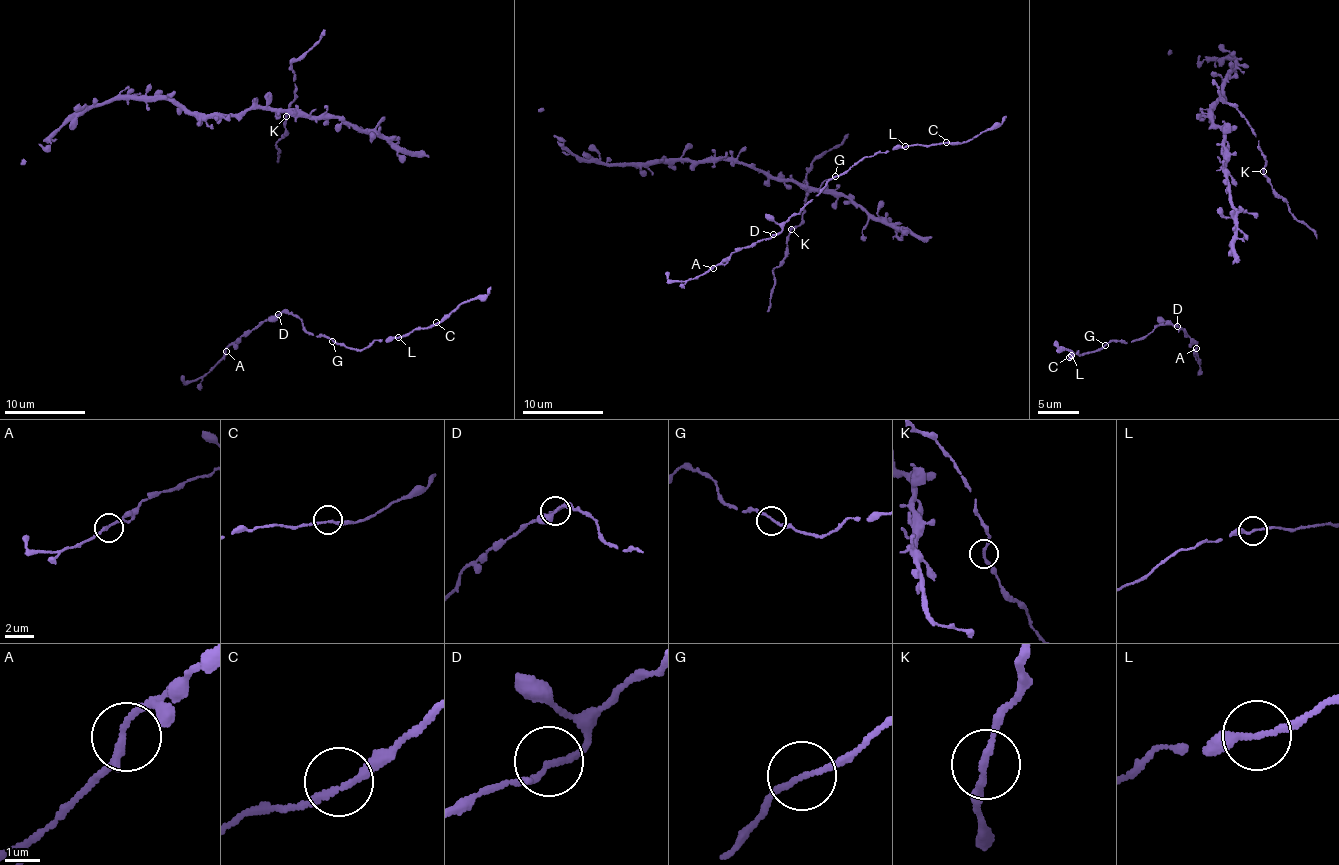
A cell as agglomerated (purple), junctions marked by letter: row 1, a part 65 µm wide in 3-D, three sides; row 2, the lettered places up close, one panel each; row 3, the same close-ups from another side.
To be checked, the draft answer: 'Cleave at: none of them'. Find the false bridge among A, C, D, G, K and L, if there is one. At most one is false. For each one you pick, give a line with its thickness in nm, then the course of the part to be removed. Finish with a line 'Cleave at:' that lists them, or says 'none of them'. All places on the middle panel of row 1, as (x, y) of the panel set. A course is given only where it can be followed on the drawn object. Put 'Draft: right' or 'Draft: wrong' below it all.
Cleave at: none of them
Draft: right

